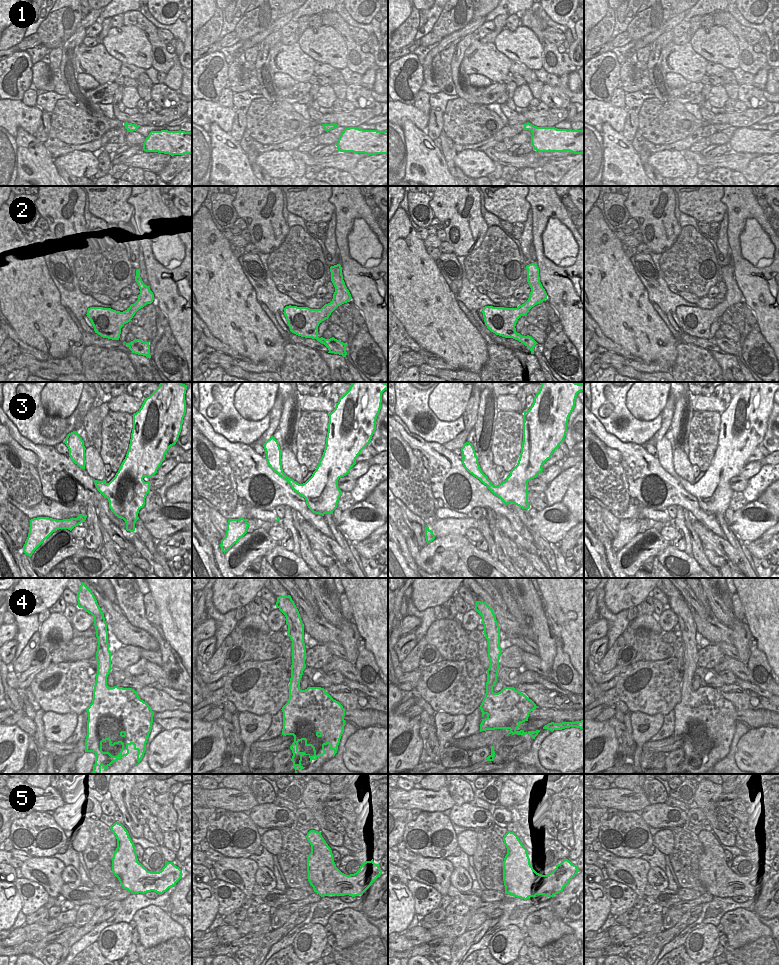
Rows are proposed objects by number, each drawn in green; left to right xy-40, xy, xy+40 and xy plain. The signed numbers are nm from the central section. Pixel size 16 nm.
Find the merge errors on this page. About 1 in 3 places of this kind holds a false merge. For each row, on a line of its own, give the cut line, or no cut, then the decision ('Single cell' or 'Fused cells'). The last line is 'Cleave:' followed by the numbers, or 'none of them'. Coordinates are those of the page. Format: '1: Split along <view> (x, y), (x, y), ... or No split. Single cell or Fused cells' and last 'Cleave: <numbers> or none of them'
1: No split. Single cell
2: No split. Single cell
3: No split. Single cell
4: Split along xy+40 (515, 730), (512, 733). Fused cells
5: No split. Single cell
Cleave: 4

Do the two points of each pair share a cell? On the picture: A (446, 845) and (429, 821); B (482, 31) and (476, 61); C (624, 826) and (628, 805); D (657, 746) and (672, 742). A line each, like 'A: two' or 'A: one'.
A: one
B: two
C: two
D: one

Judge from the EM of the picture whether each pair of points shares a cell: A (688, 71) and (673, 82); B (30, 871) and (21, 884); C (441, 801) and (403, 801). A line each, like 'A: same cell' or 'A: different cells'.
A: different cells
B: different cells
C: same cell

